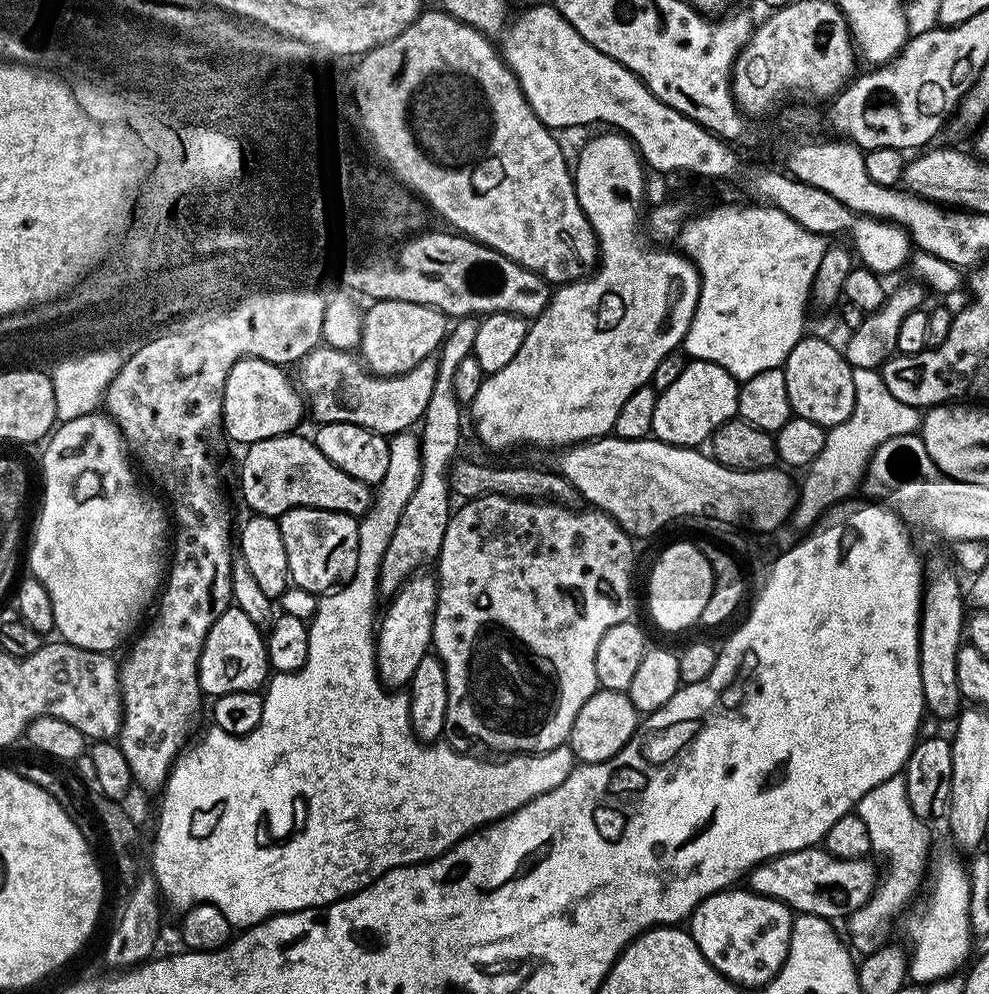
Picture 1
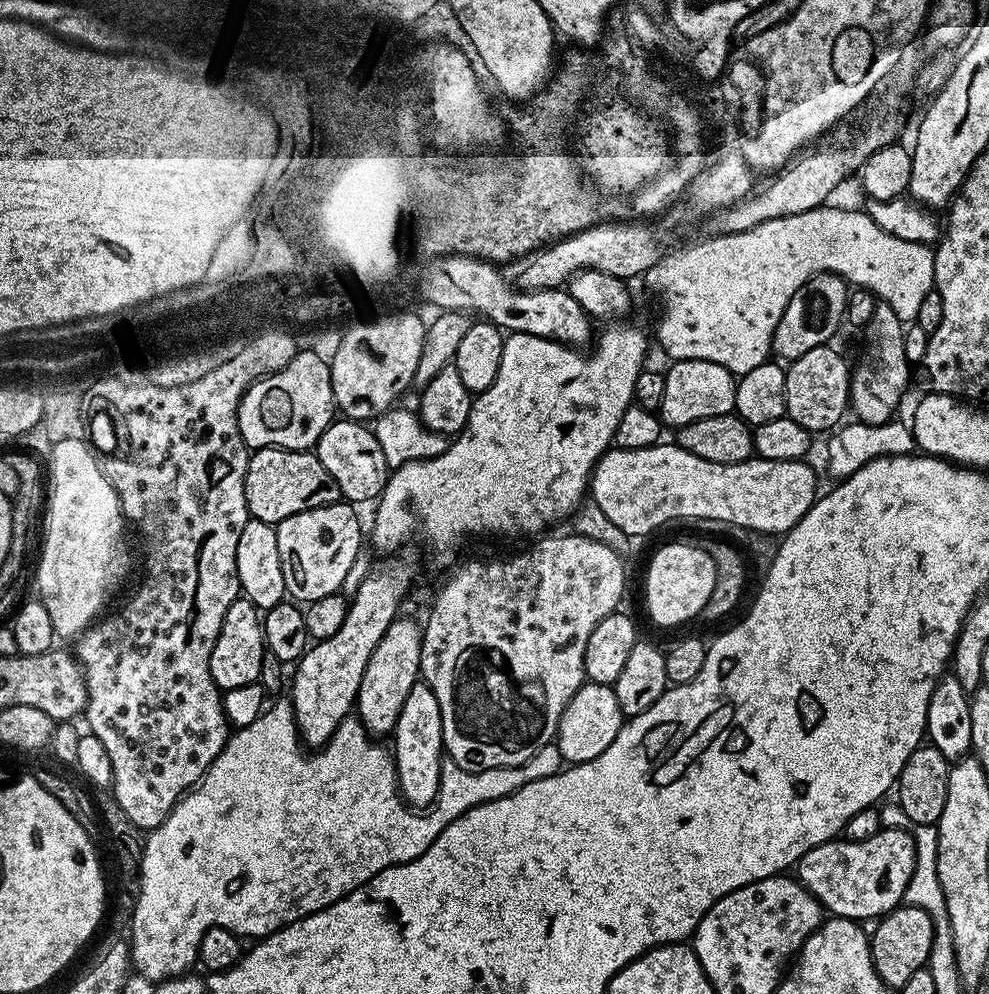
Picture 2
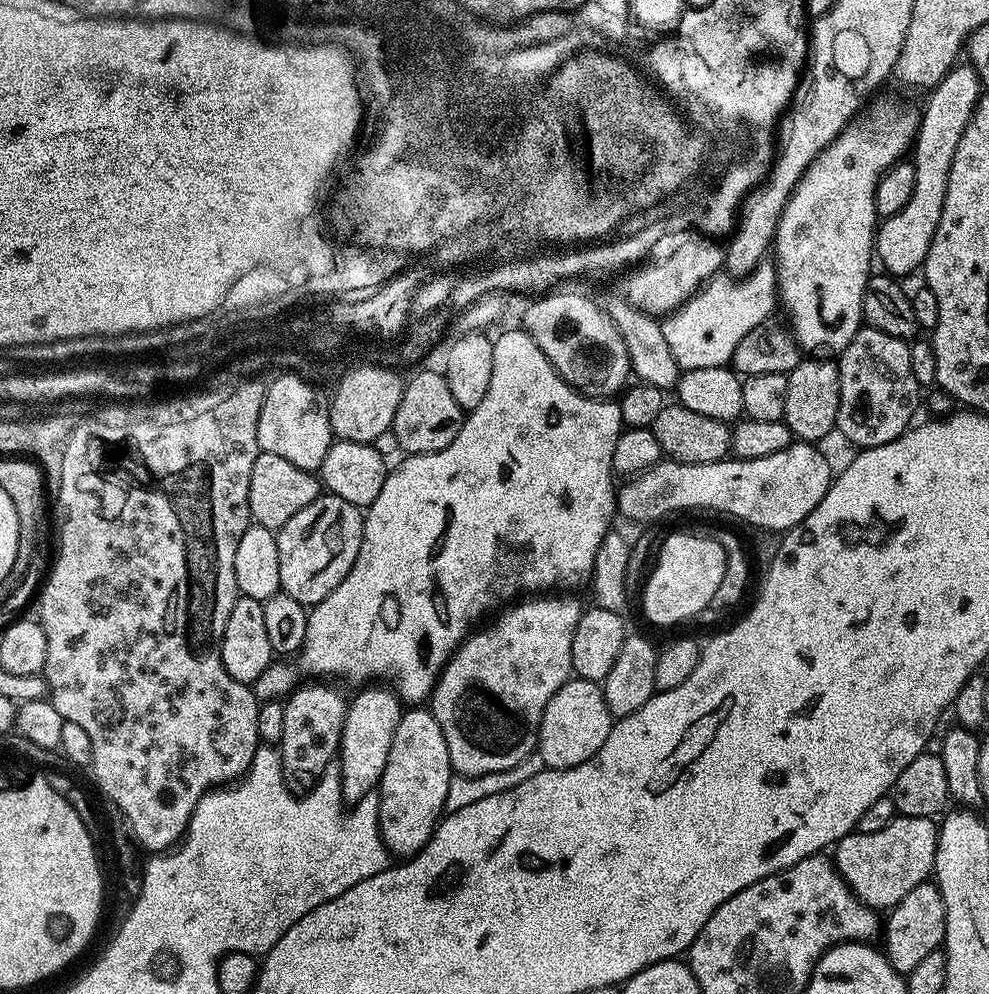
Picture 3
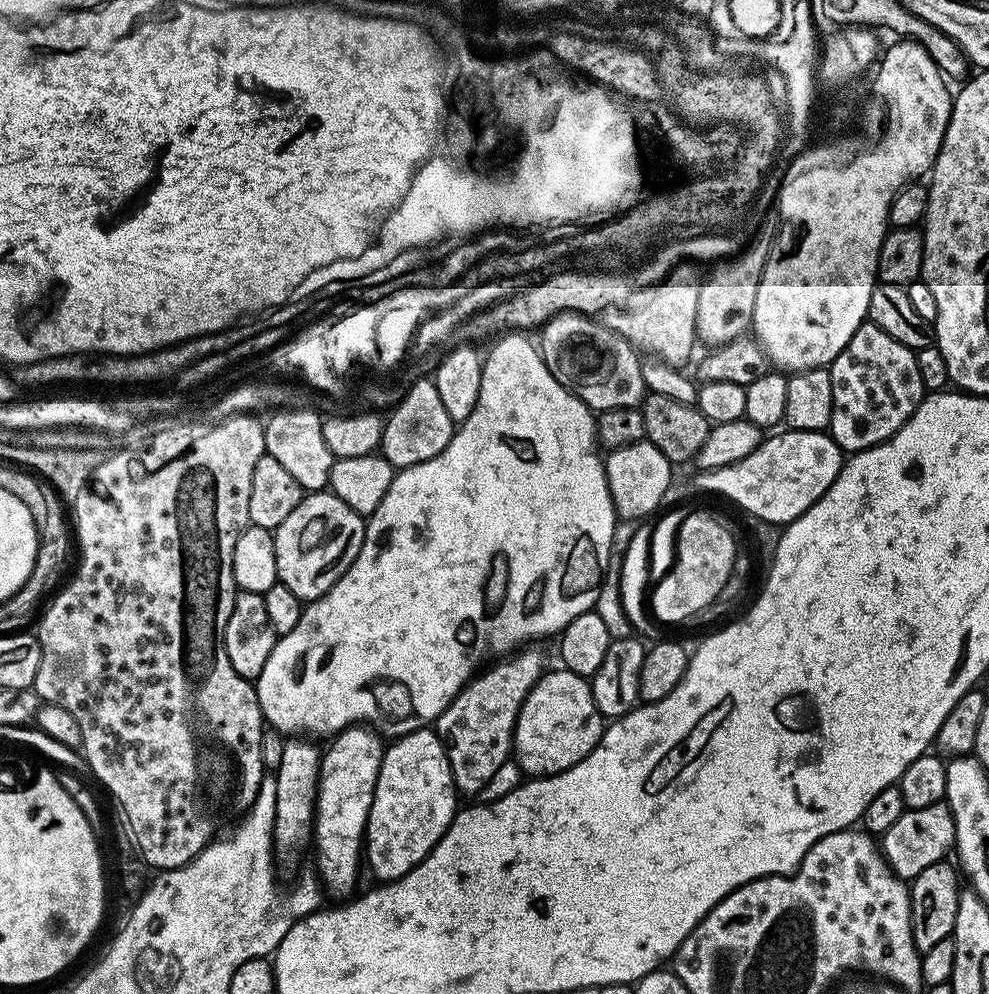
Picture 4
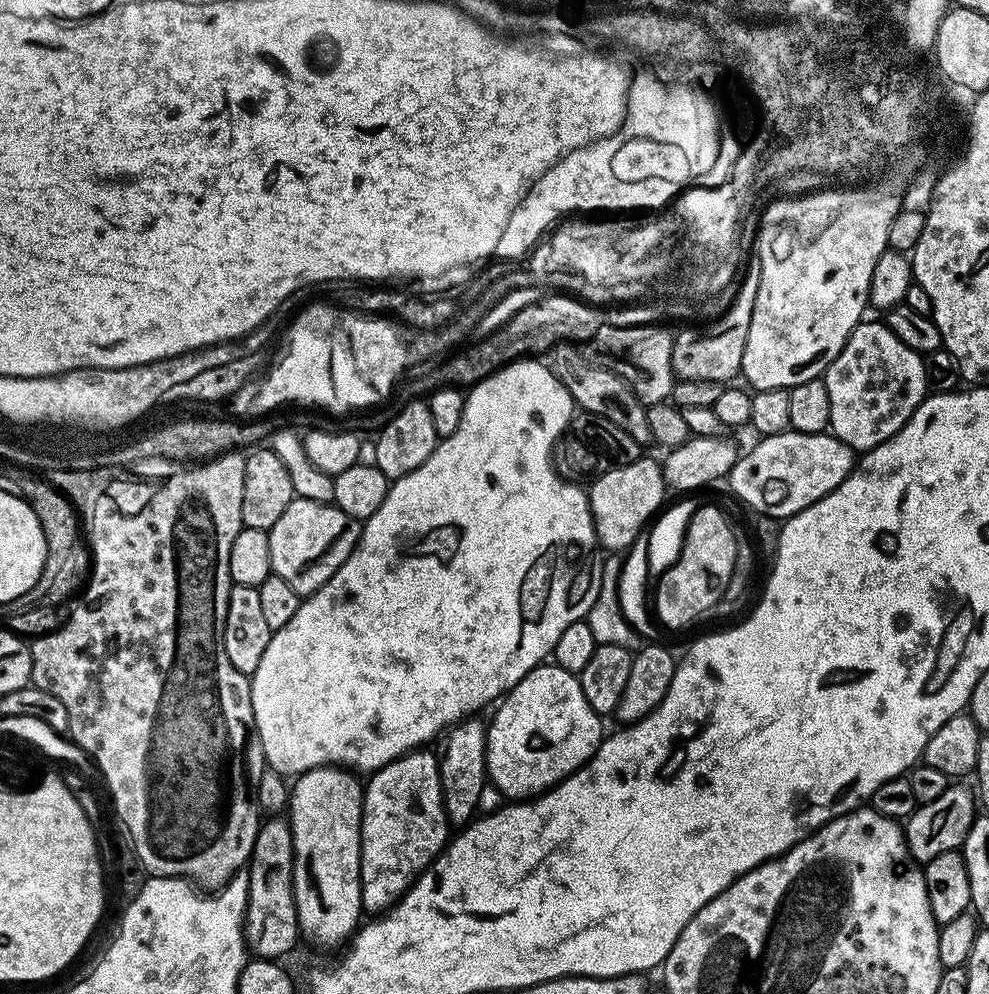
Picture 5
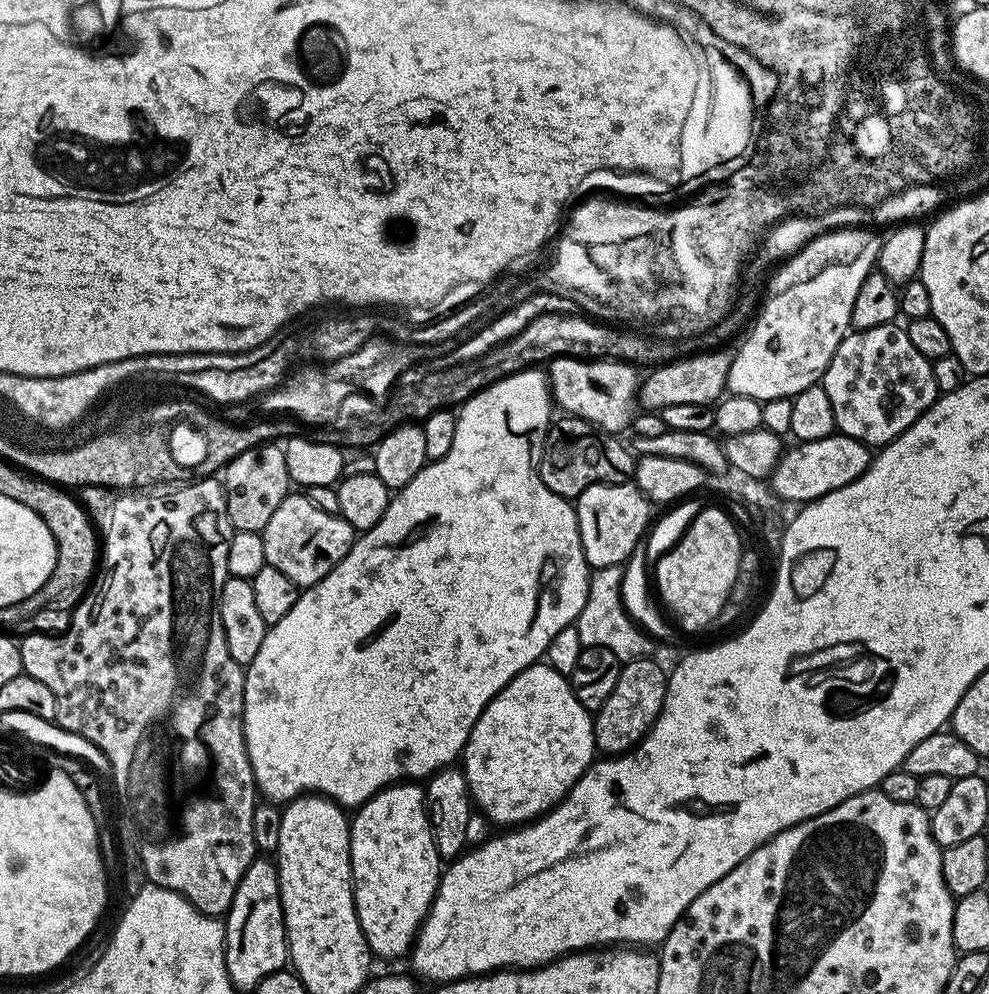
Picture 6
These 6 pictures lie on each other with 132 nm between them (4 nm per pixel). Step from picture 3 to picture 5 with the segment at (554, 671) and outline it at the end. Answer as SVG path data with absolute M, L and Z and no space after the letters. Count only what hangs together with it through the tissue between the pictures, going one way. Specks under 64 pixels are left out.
M480 718L461 720L459 724L454 724L447 729L443 737L444 753L441 751L438 756L444 813L448 815L448 823L452 826L467 825L477 815L478 797L482 794L488 780L486 770L488 730L483 719L481 721L476 719Z

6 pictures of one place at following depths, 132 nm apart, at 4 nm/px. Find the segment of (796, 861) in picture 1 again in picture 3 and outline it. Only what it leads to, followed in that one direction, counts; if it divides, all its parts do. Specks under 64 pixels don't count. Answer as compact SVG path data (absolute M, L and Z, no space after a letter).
M898 814L882 830L874 830L874 834L853 830L836 841L834 863L848 889L868 908L890 910L902 902L914 886L925 883L933 875L937 835L938 824L933 817L914 818Z

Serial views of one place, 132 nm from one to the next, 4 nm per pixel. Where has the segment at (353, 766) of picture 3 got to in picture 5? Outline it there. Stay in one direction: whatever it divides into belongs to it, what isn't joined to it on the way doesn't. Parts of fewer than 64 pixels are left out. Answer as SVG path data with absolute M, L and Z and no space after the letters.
M343 766L312 768L309 772L301 772L291 785L286 819L292 826L294 838L294 902L301 937L320 948L339 949L347 945L362 920L360 819L363 813L364 784L355 771Z

